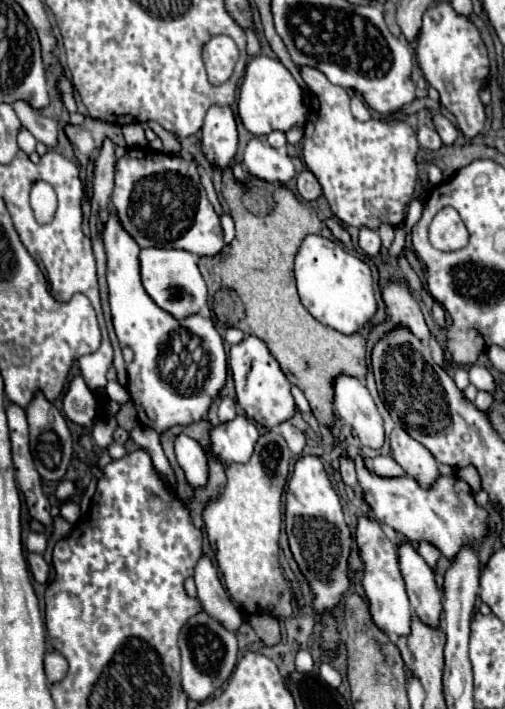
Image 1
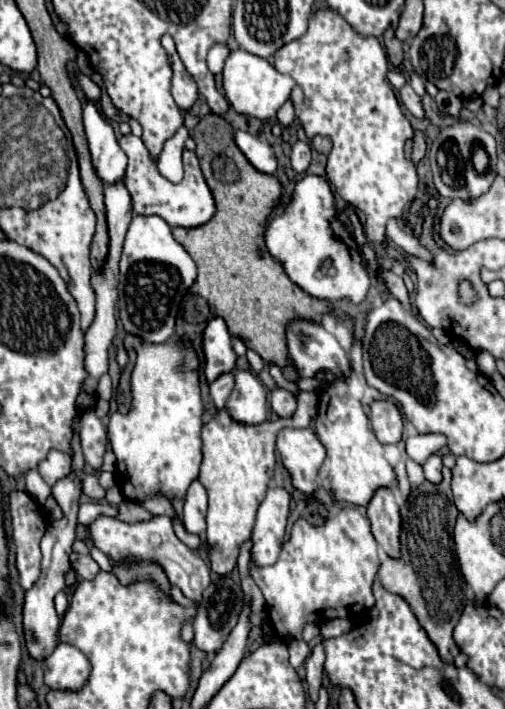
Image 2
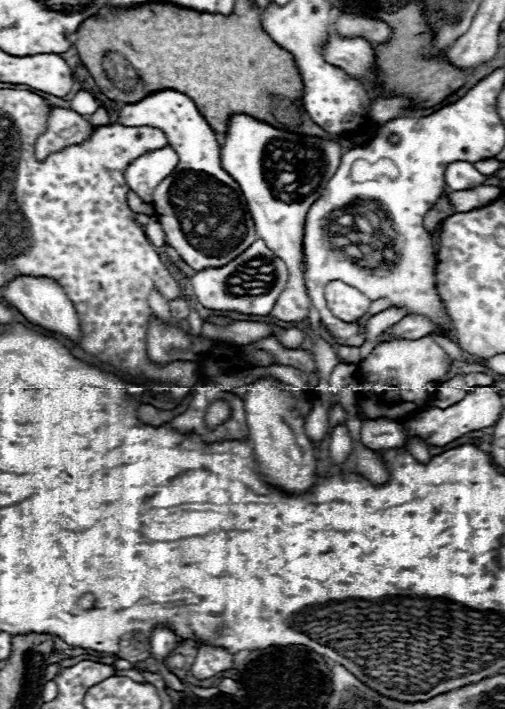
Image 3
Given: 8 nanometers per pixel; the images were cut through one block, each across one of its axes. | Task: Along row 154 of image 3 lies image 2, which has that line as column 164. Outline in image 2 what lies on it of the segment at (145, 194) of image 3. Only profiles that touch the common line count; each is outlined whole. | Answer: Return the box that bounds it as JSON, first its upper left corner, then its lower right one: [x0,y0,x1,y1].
[158,126,188,182]

